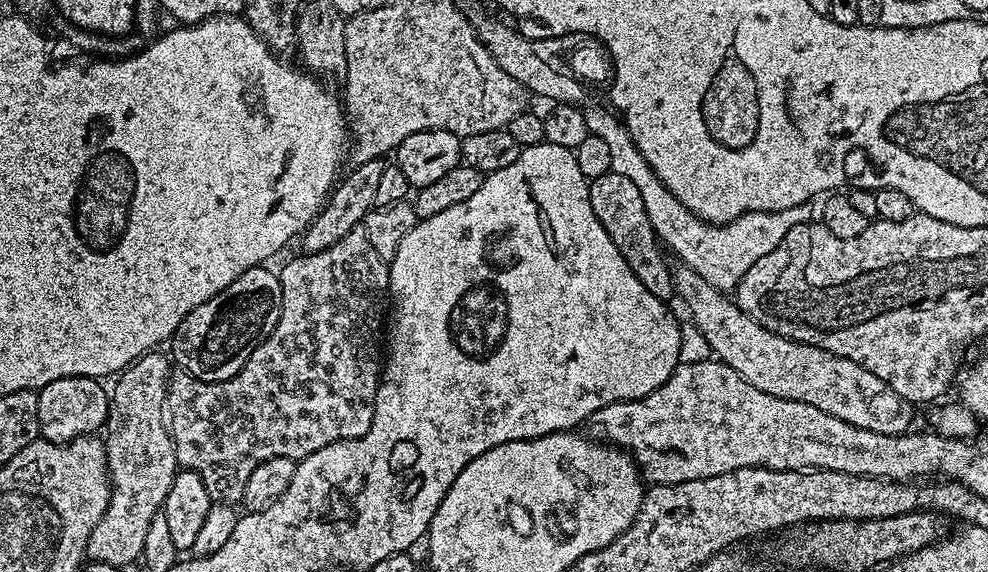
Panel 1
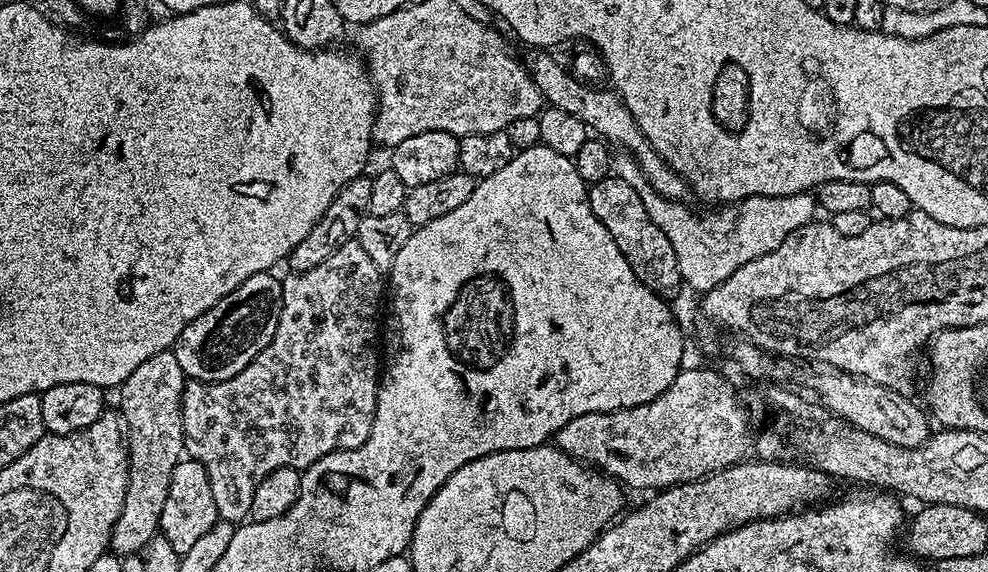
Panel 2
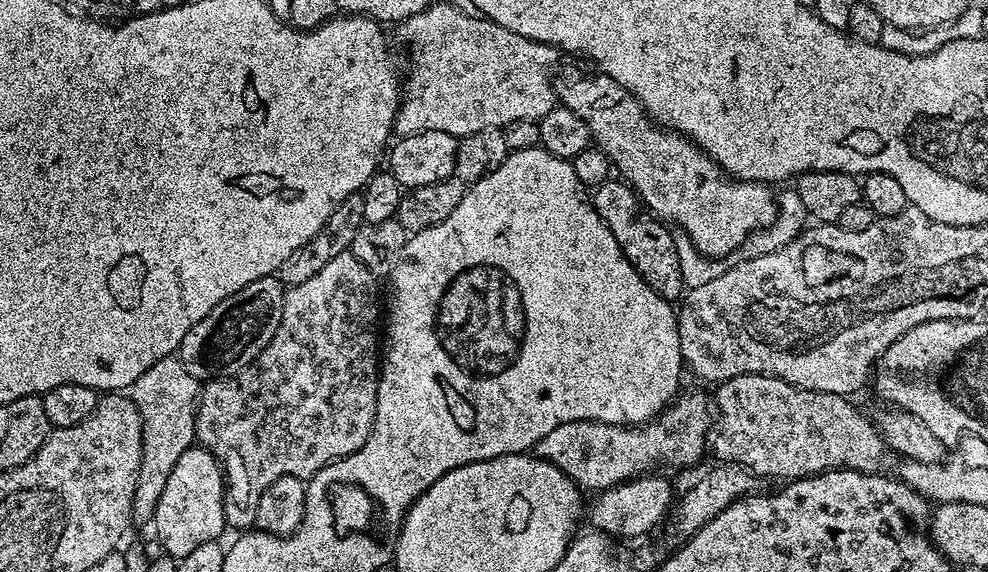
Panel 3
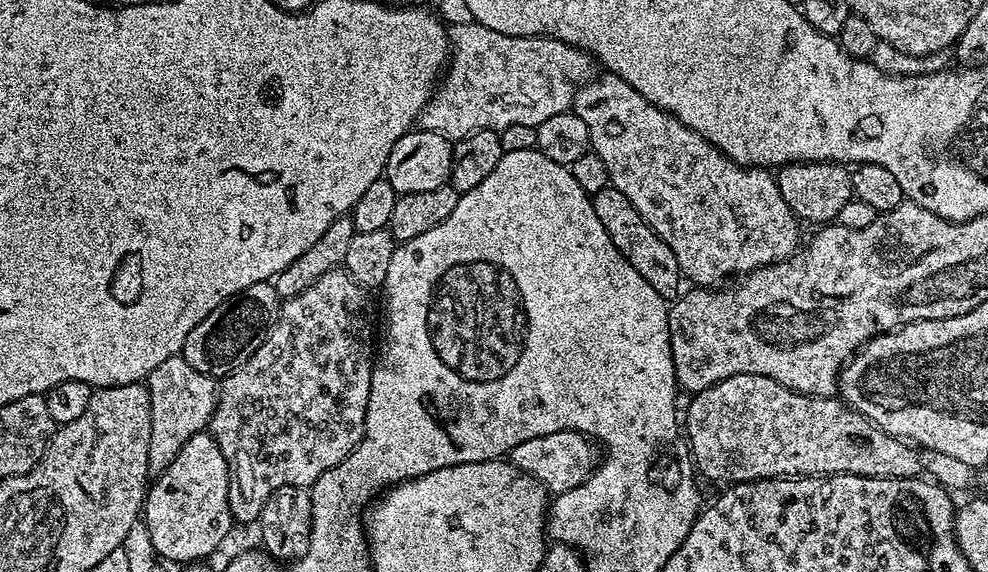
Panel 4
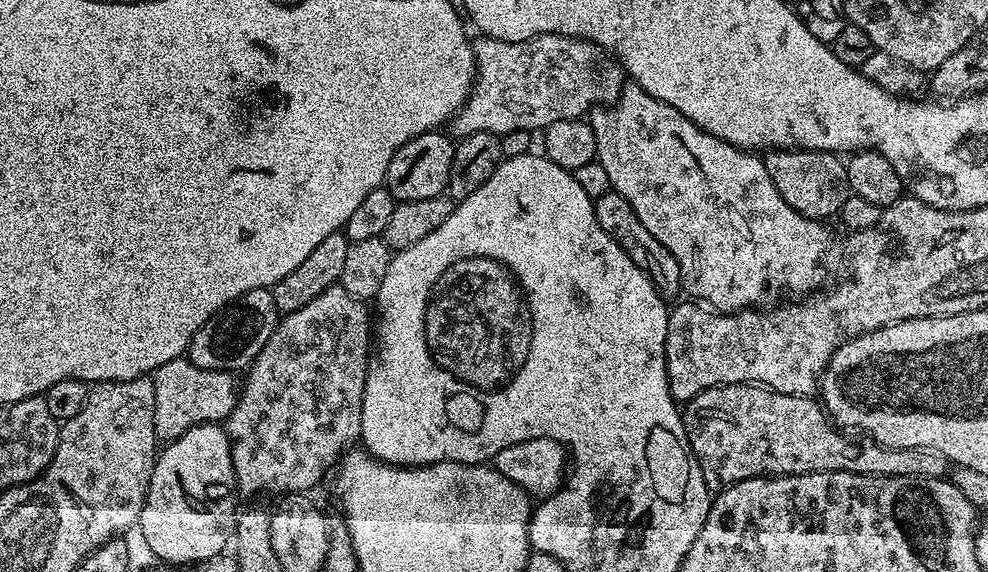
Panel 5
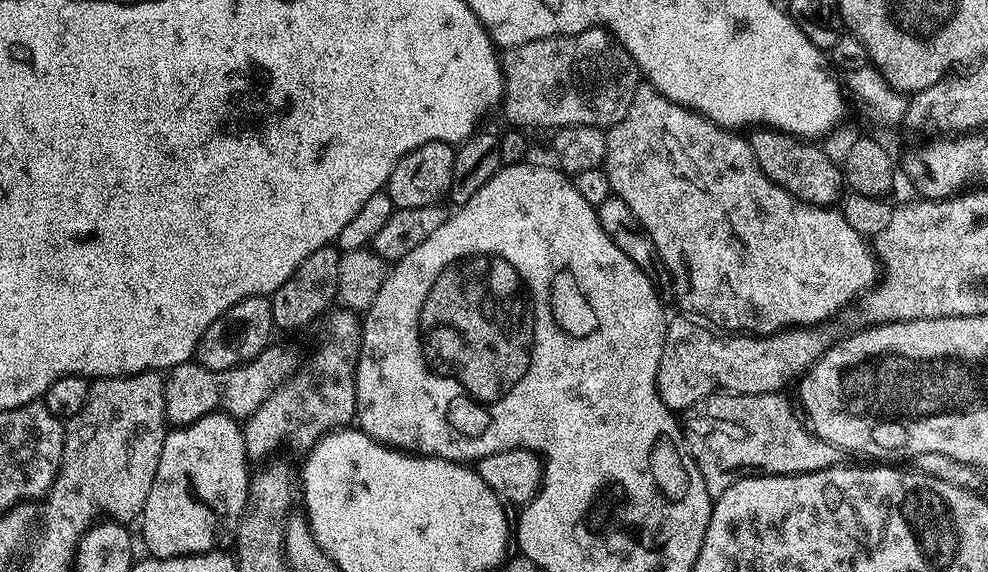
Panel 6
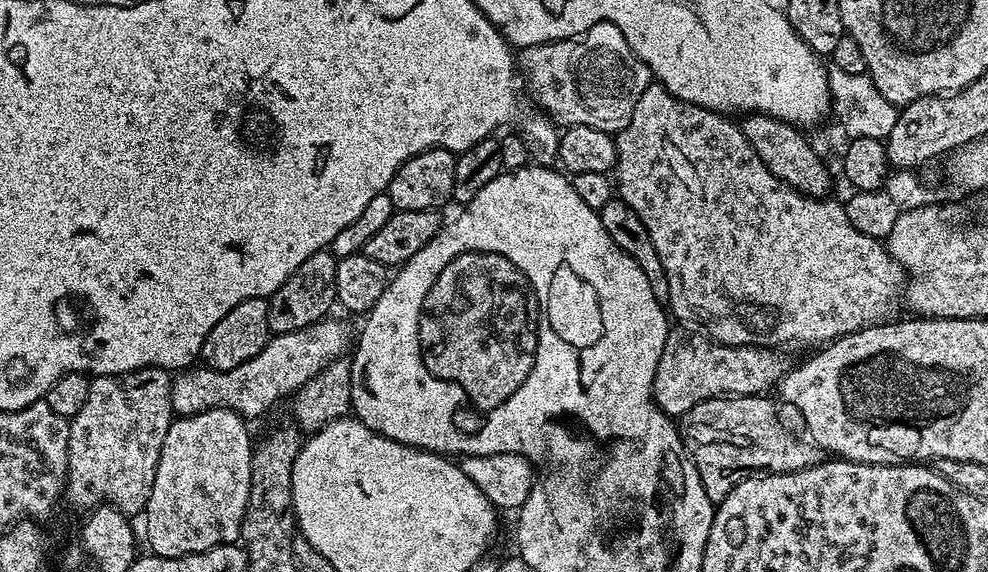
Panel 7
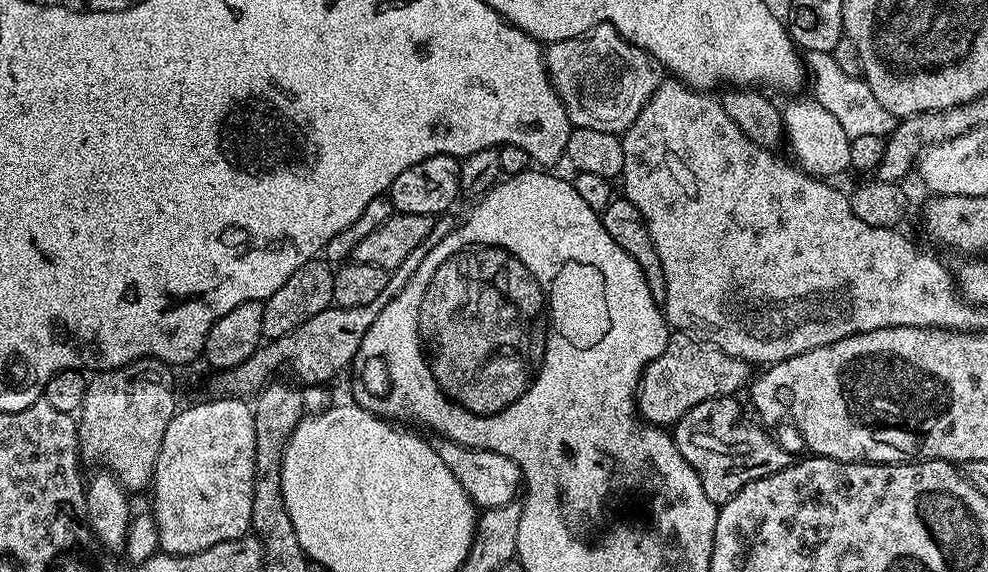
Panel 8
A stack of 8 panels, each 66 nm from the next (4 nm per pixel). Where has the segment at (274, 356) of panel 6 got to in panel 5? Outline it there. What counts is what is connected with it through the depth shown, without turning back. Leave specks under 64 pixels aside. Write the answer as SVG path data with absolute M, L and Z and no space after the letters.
M187 358L166 362L150 379L154 386L154 430L160 442L177 440L199 424L227 421L236 405L238 380L233 373L202 370Z

